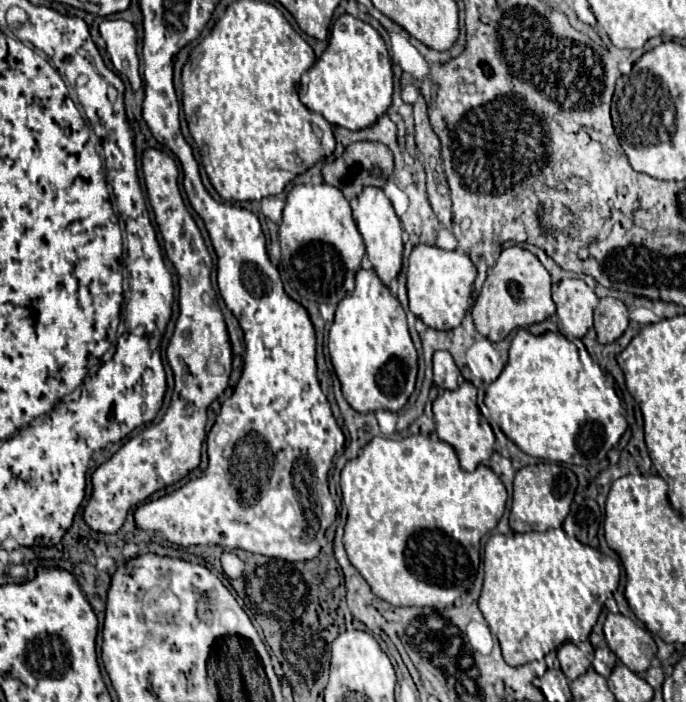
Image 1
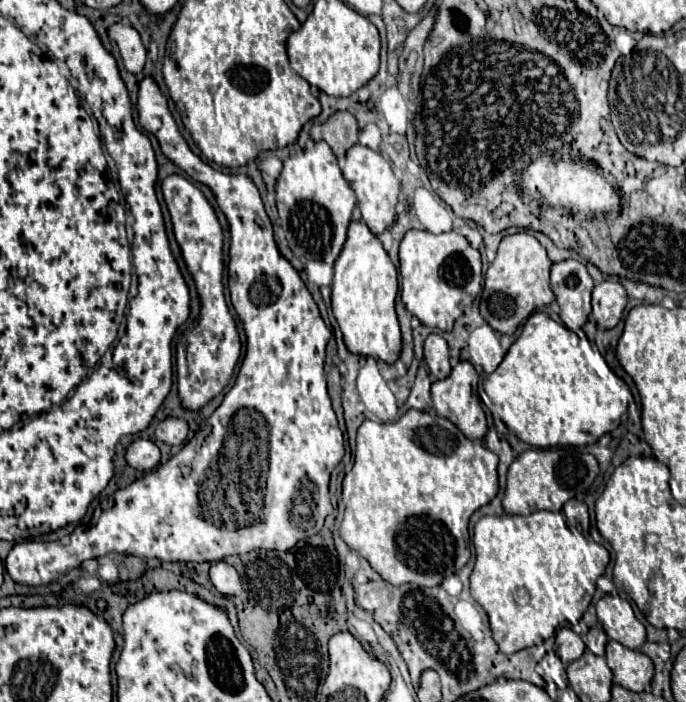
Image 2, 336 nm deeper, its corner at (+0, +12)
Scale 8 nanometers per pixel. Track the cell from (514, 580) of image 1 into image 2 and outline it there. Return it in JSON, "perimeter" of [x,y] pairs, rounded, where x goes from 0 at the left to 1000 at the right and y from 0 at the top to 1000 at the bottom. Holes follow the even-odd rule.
{"perimeter":[[[819,729],[706,735],[691,749],[688,772],[694,803],[685,818],[685,843],[708,869],[720,915],[735,932],[790,917],[813,892],[837,892],[857,869],[869,826],[889,801],[889,786],[878,775],[831,758]]]}

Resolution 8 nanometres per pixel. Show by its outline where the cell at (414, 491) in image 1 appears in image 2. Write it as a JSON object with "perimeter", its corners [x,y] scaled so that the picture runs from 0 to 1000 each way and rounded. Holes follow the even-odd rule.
{"perimeter":[[[595,584],[583,598],[577,601],[542,601],[542,598],[531,598],[528,607],[522,610],[522,624],[519,624],[519,647],[516,647],[516,664],[513,670],[501,678],[499,687],[499,712],[504,718],[504,729],[501,729],[501,741],[496,746],[496,764],[499,769],[507,775],[510,783],[519,783],[525,792],[531,792],[539,806],[571,835],[583,835],[583,832],[606,832],[606,835],[638,835],[650,821],[665,818],[682,798],[685,798],[685,761],[682,761],[682,744],[685,735],[703,724],[706,718],[711,718],[723,704],[726,704],[726,650],[720,644],[714,644],[708,635],[682,627],[656,598],[627,590],[627,587],[615,587],[615,584]]]}

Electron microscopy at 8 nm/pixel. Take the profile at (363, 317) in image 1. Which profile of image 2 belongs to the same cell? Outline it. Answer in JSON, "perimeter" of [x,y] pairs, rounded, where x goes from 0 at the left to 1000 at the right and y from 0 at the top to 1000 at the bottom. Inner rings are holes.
{"perimeter":[[[510,316],[507,342],[487,376],[484,444],[499,470],[504,496],[528,510],[574,519],[586,501],[586,476],[574,439],[580,419],[580,387],[554,342],[531,316]]]}

